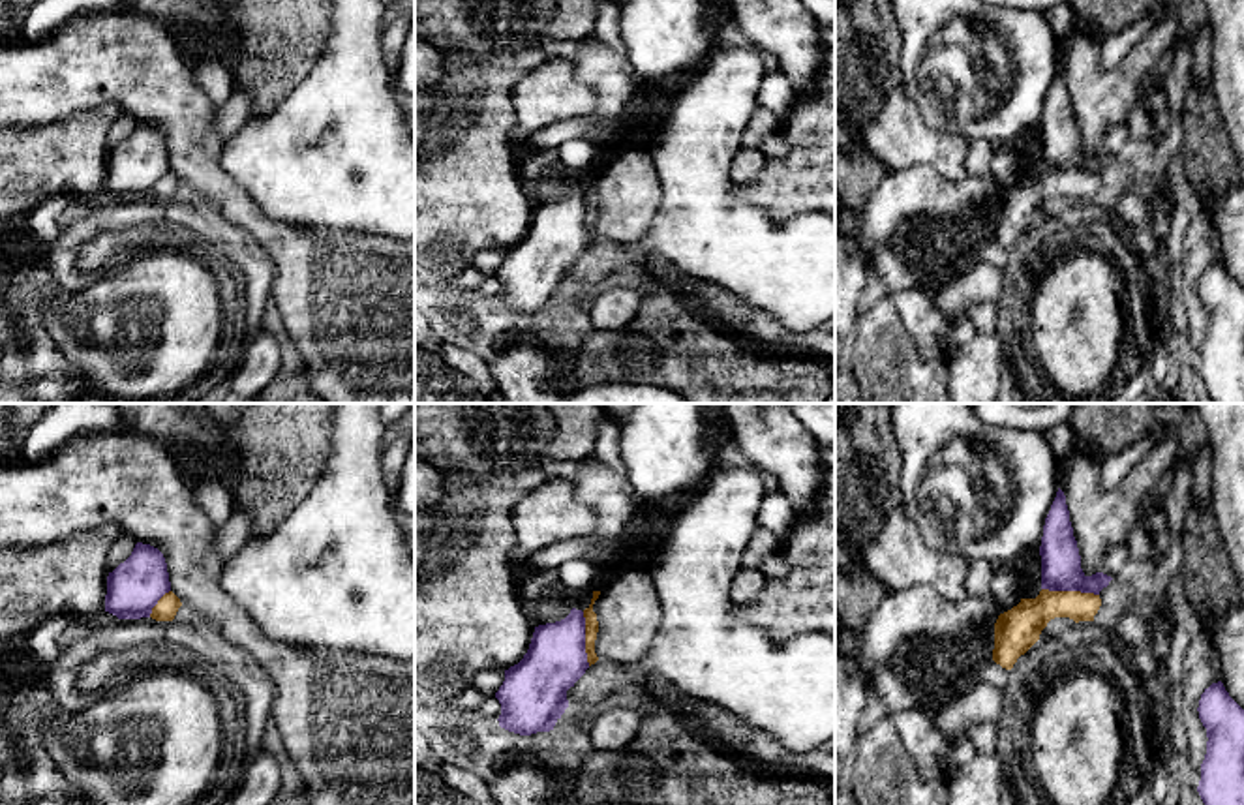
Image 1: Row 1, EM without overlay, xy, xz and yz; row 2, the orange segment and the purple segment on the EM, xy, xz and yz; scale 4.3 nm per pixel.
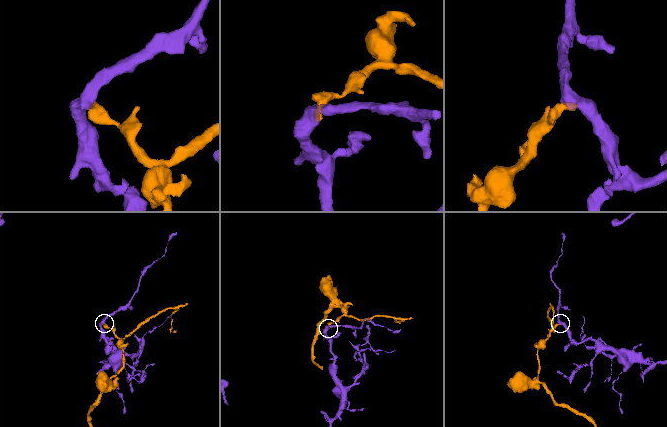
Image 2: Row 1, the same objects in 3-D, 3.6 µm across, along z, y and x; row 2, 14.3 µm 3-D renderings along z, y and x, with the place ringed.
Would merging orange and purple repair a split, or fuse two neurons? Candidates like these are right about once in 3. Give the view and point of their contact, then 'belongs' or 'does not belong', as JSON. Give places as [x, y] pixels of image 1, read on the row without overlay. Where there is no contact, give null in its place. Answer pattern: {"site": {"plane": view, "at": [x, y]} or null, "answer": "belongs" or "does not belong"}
{"site": {"plane": "yz", "at": [1070, 171]}, "answer": "does not belong"}

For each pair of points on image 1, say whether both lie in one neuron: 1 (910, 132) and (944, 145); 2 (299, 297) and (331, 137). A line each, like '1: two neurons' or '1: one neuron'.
1: one neuron
2: two neurons

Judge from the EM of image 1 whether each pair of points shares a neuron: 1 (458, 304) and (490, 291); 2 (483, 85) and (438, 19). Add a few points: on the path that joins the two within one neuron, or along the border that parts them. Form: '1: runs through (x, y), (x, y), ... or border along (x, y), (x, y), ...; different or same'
1: runs through (466, 301), (483, 293); same
2: border along (443, 49), (460, 49), (481, 57), (501, 55); different

